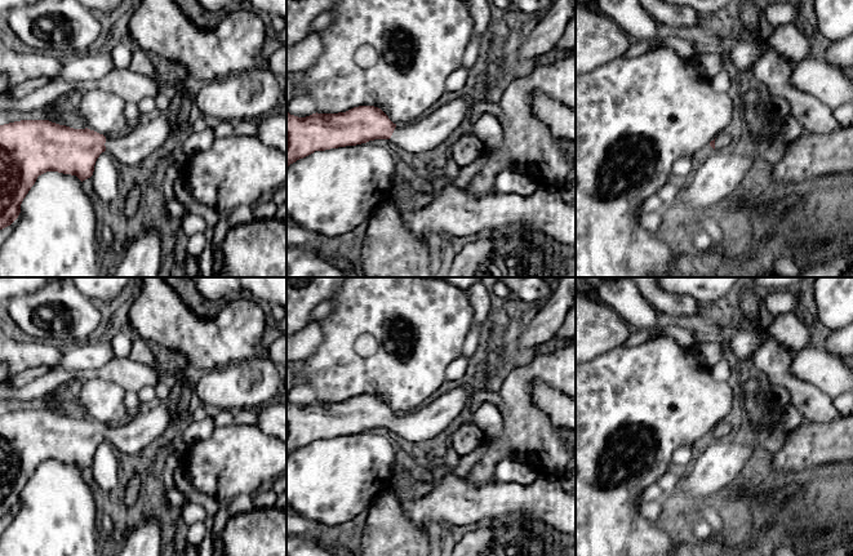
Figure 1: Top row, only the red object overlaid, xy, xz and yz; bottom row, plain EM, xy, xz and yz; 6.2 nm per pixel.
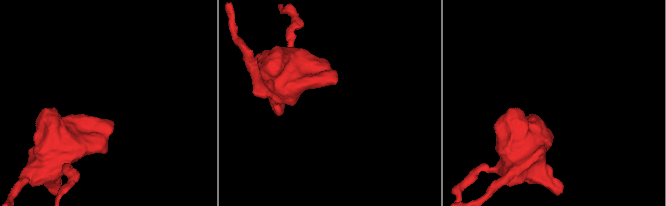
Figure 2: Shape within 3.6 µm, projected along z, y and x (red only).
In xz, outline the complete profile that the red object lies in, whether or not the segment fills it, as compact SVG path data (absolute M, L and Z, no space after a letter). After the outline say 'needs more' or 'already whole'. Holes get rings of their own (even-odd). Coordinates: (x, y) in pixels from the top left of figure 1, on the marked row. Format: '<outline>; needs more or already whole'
M481 86L475 95L454 99L406 125L394 124L378 107L359 106L338 114L306 117L286 111L286 166L315 151L390 139L410 154L445 144L454 129L468 120L472 106L485 99Z; needs more

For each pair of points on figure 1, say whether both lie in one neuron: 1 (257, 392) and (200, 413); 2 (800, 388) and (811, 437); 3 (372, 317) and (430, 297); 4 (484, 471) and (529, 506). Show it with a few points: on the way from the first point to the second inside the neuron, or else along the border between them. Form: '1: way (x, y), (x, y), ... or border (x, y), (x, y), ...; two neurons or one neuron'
1: border (200, 403), (212, 410); two neurons
2: border (836, 417), (822, 423), (803, 421); two neurons
3: way (386, 303), (416, 303); one neuron
4: border (466, 477), (475, 485), (485, 485), (496, 480); two neurons

